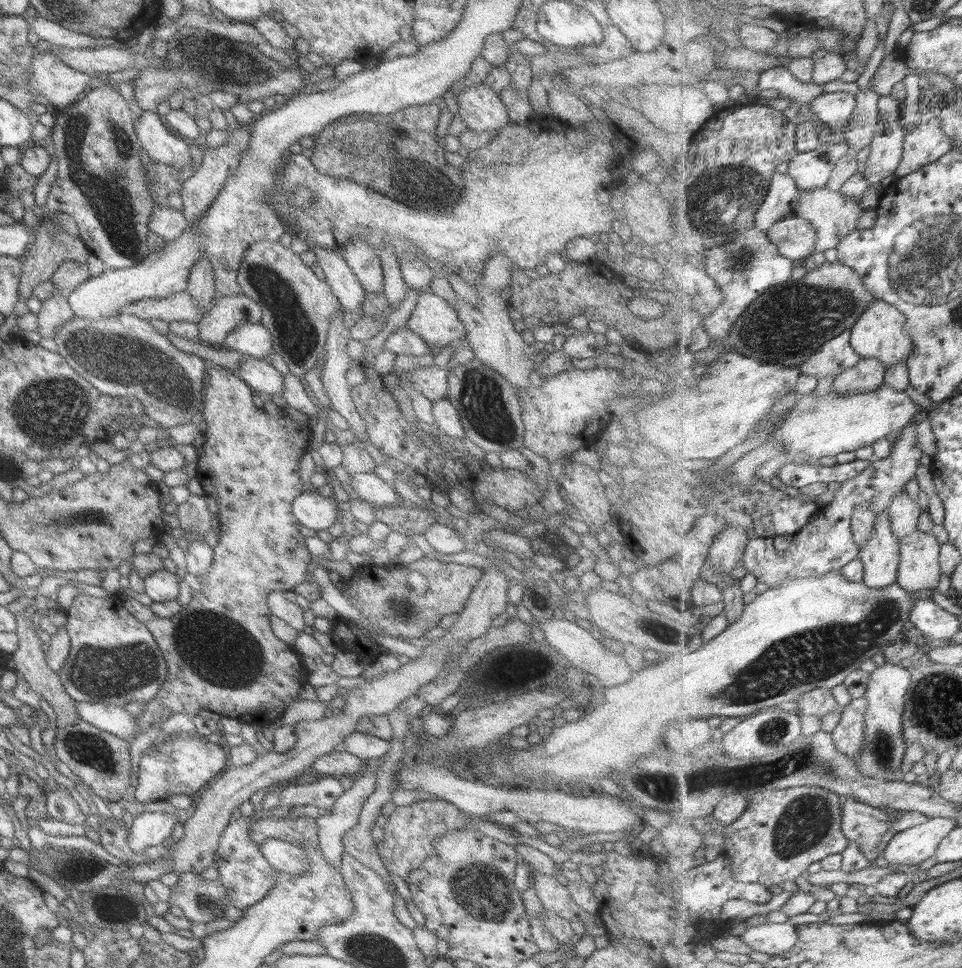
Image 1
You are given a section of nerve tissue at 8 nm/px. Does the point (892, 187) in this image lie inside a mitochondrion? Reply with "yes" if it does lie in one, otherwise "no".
no

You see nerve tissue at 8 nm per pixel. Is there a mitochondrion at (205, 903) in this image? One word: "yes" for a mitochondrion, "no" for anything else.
no

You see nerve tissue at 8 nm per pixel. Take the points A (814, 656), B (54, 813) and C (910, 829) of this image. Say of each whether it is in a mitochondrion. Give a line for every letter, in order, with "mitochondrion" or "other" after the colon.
A: mitochondrion
B: other
C: other

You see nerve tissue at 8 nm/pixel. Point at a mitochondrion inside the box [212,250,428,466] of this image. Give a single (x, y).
(294, 335)

